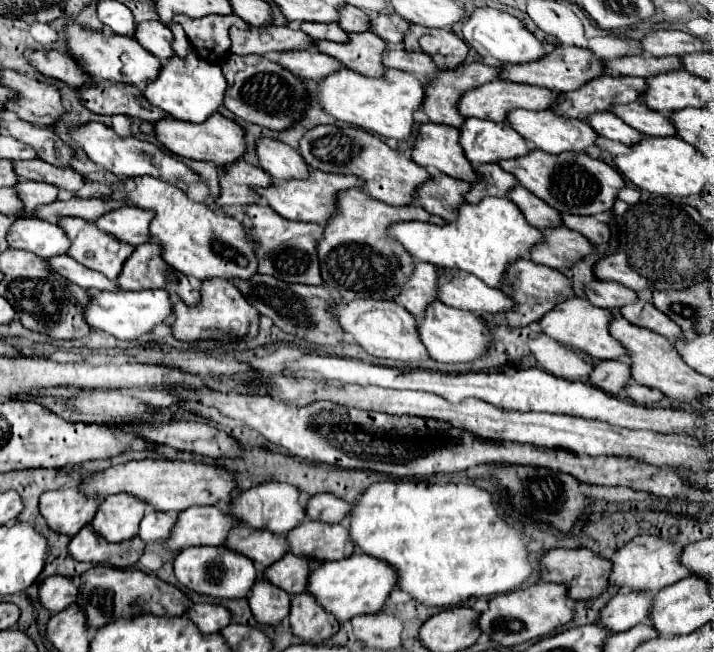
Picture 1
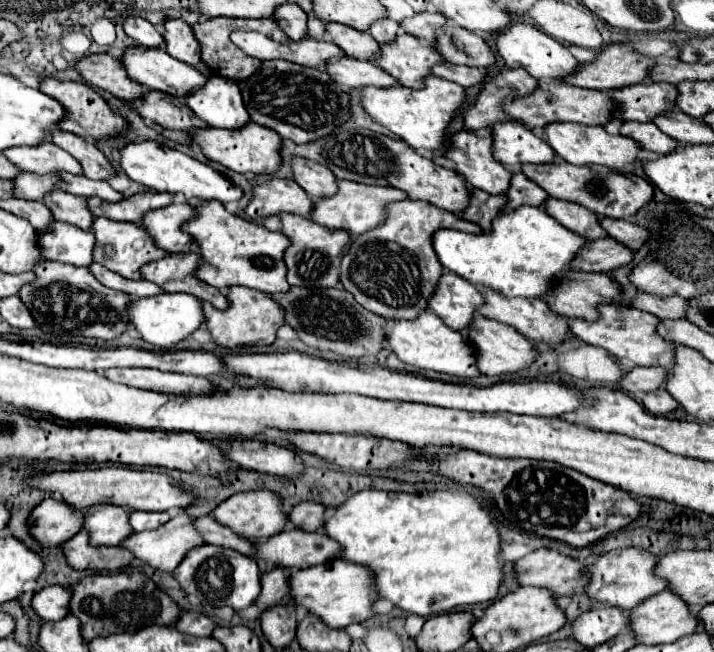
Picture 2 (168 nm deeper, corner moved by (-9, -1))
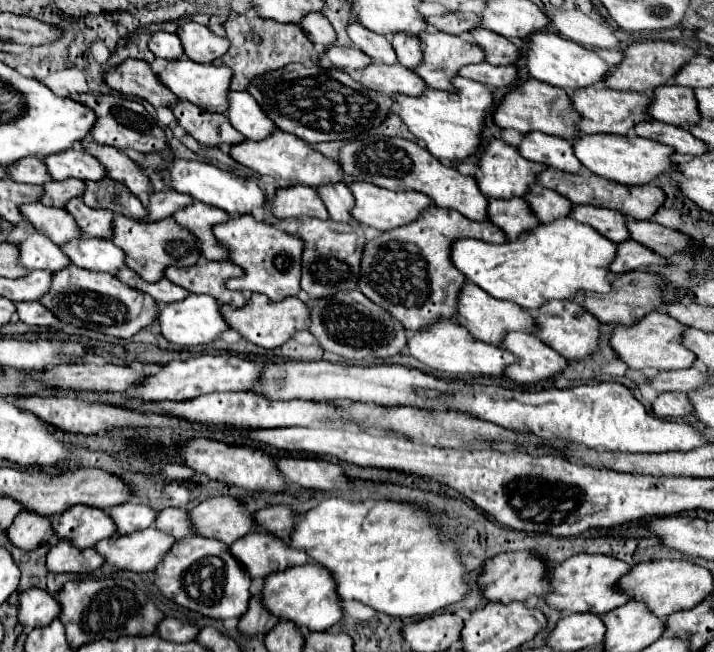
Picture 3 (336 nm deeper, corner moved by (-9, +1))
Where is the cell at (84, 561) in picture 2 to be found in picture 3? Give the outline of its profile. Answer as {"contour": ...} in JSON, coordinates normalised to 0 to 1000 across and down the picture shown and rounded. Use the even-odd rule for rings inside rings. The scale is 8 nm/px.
{"contour":[[[83,827],[66,848],[66,870],[74,879],[127,879],[144,867],[144,851],[133,842],[111,842],[97,827]]]}

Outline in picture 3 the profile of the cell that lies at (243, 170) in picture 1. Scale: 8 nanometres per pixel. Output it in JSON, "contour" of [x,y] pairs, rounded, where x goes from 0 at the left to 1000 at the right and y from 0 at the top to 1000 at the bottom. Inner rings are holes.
{"contour":[[[424,284],[391,287],[385,296],[385,305],[380,311],[380,327],[391,336],[405,336],[405,333],[458,336],[461,333],[444,293],[438,287],[424,287]]]}

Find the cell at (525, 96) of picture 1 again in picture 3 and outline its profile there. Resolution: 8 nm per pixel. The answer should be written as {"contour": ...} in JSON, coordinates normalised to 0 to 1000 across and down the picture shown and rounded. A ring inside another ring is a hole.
{"contour":[[[839,130],[814,133],[800,143],[803,167],[811,173],[814,186],[808,189],[808,198],[814,204],[859,204],[859,207],[878,207],[884,198],[906,183],[901,179],[901,161],[906,161],[906,143],[887,143],[887,140],[859,140]]]}

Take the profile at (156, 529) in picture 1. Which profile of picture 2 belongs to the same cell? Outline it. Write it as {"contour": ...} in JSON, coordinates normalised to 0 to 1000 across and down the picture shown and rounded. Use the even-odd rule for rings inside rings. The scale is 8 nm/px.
{"contour":[[[183,784],[181,787],[181,802],[186,808],[189,817],[195,814],[203,814],[203,811],[220,811],[223,805],[234,802],[237,799],[237,790],[234,787],[220,787],[220,784]]]}

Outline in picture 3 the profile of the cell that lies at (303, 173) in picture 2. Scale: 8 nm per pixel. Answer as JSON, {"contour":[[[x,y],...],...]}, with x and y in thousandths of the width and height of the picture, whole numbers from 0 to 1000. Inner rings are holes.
{"contour":[[[472,278],[464,284],[447,284],[441,290],[444,290],[447,302],[452,305],[464,336],[469,336],[469,339],[489,339],[492,336],[489,321],[494,314],[494,302],[492,302],[492,293],[486,290],[486,284],[480,284],[480,278]]]}

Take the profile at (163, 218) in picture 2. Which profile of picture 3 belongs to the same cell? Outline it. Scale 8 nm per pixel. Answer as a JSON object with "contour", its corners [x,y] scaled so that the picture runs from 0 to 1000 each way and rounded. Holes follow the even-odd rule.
{"contour":[[[273,308],[273,311],[251,321],[248,327],[242,327],[242,336],[251,348],[256,348],[273,360],[279,385],[284,388],[287,397],[296,397],[296,400],[307,400],[307,397],[315,400],[318,397],[318,385],[304,373],[304,367],[298,363],[298,354],[296,354],[298,345],[321,336],[318,327]]]}

